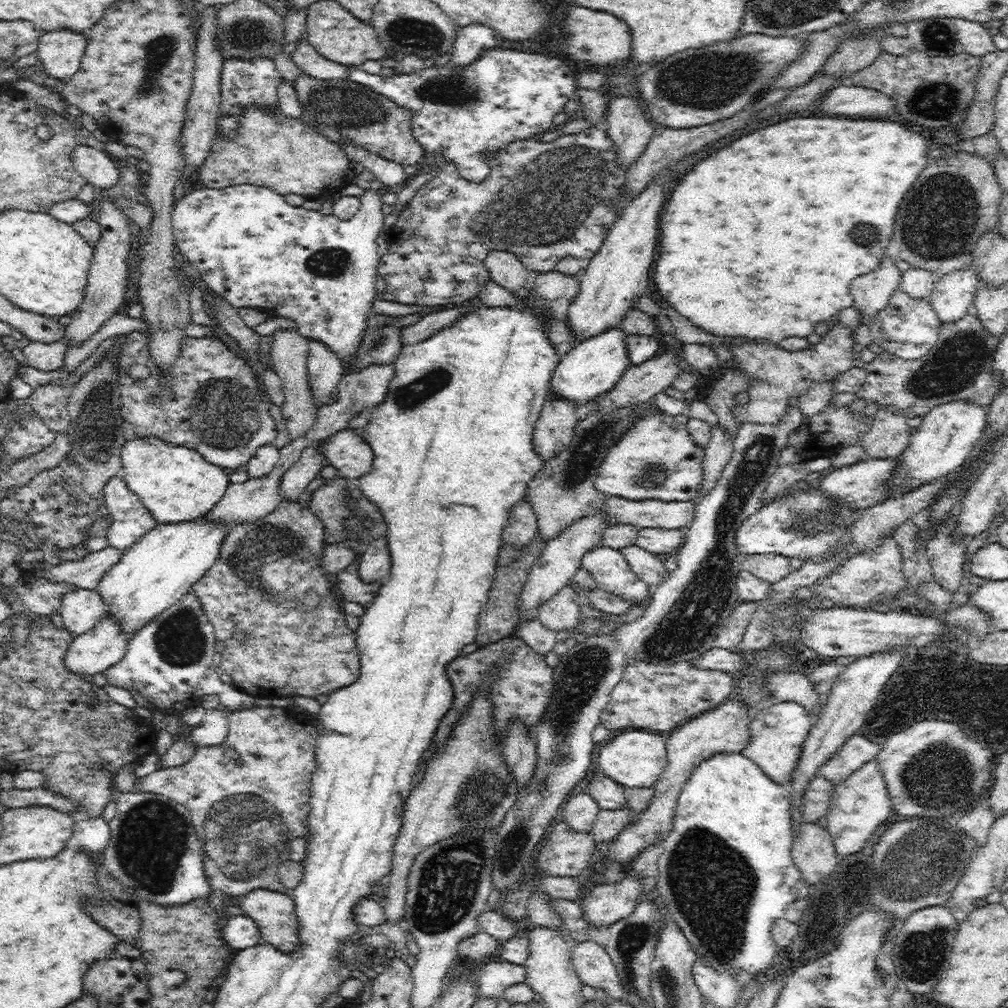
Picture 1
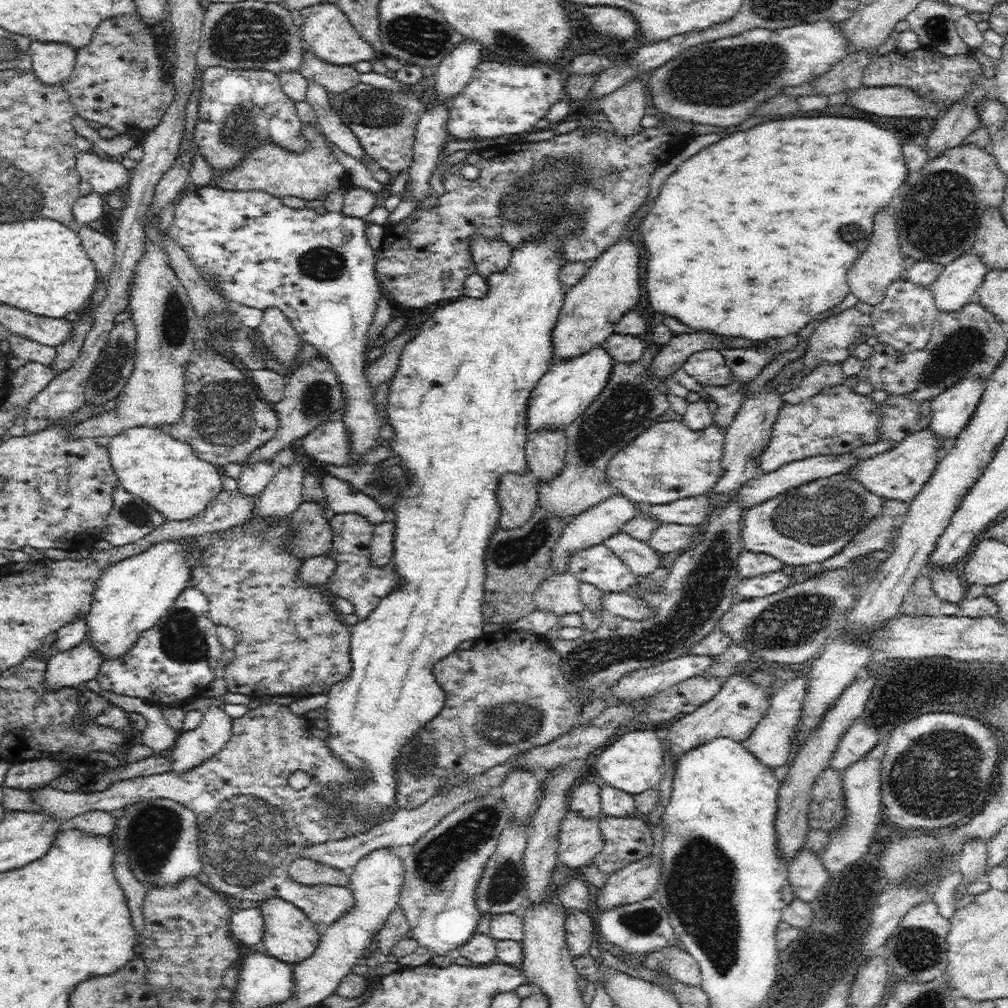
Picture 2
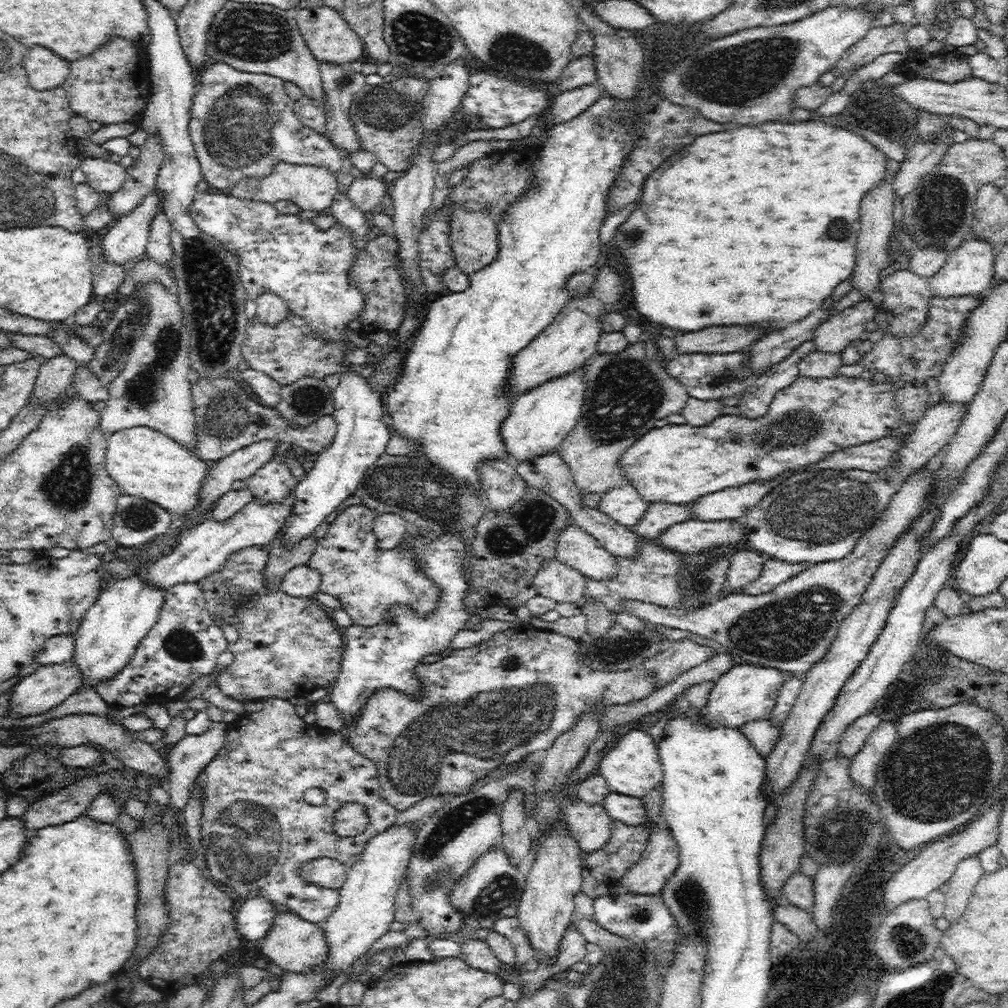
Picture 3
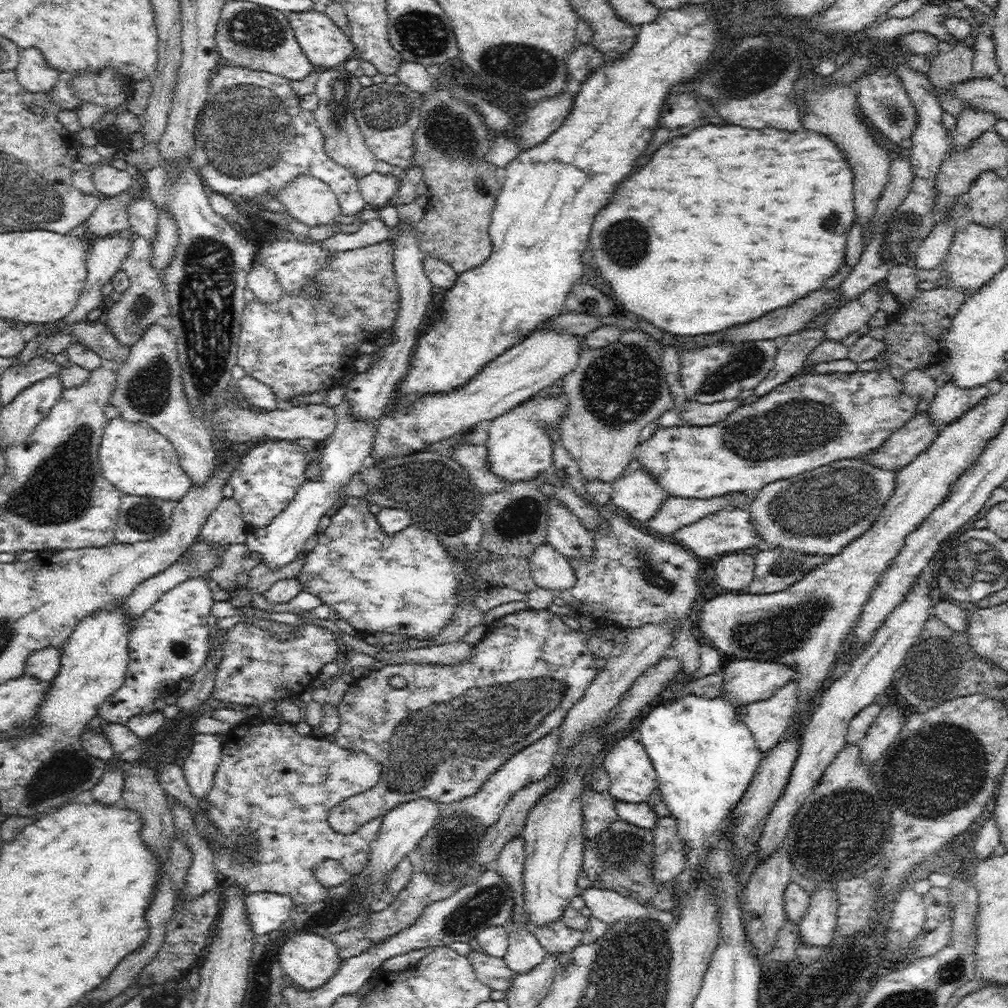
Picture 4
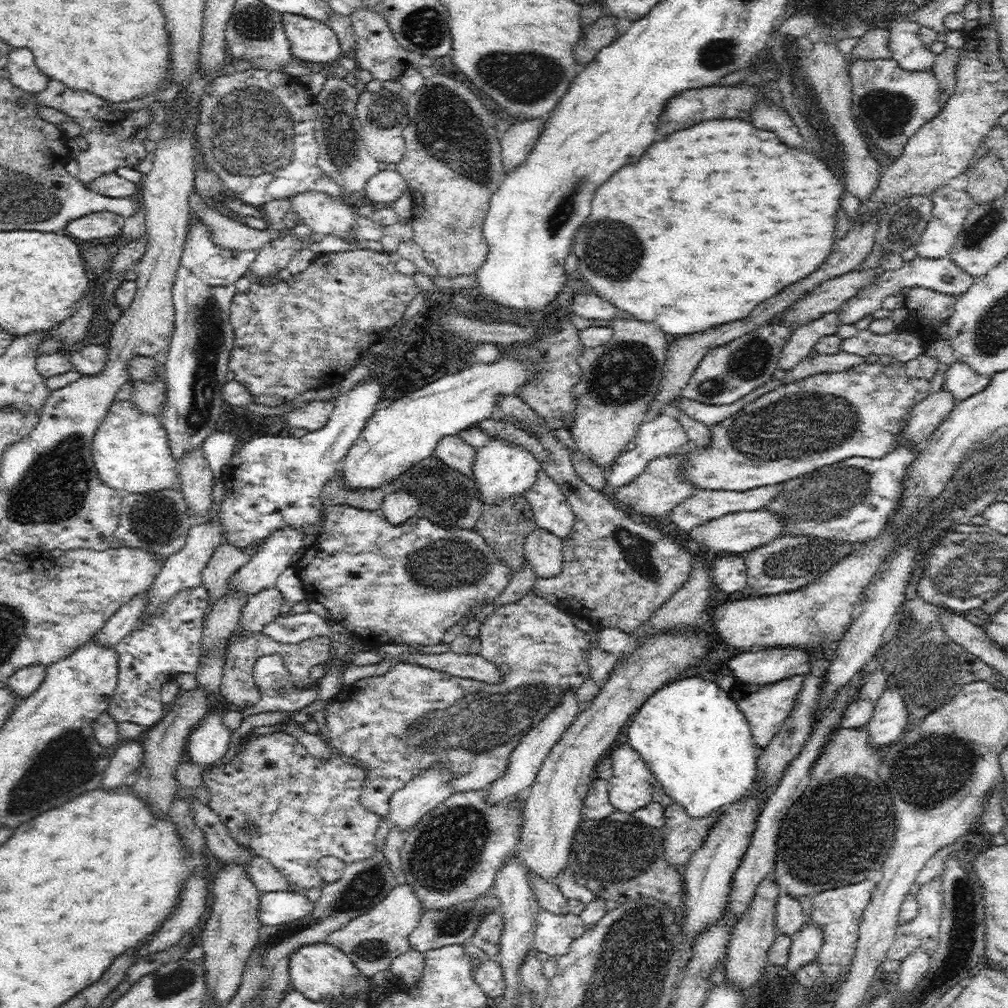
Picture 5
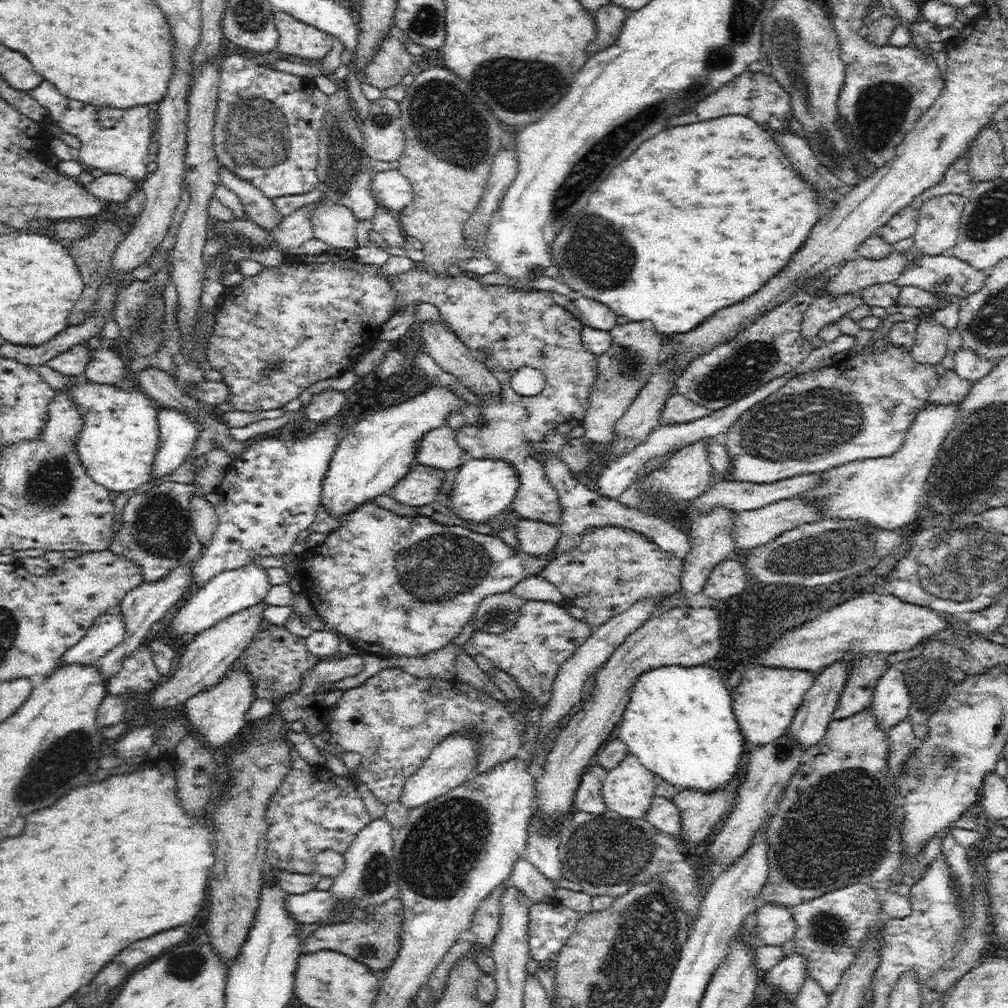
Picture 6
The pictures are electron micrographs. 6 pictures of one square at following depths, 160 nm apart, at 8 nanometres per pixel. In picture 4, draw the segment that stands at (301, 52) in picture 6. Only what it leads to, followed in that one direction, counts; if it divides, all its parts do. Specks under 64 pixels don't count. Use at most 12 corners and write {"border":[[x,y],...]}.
{"border":[[287,12],[317,69],[343,66],[356,51],[323,12]]}

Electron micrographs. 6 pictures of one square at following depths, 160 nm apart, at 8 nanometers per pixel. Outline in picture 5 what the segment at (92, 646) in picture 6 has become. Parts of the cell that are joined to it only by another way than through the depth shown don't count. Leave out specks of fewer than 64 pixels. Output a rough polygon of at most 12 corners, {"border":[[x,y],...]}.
{"border":[[145,591],[122,605],[92,639],[115,647],[136,628]]}

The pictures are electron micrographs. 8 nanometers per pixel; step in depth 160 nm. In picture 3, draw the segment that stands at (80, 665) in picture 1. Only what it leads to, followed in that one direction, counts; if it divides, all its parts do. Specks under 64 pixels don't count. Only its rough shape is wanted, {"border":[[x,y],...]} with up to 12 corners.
{"border":[[76,663],[40,665],[12,687],[12,718],[44,714],[82,685]]}

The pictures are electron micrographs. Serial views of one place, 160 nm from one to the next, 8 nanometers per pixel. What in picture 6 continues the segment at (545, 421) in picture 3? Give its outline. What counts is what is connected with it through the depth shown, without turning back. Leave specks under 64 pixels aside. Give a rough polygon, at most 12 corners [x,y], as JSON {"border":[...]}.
{"border":[[466,459],[447,506],[487,524],[510,509],[520,477],[504,460]]}

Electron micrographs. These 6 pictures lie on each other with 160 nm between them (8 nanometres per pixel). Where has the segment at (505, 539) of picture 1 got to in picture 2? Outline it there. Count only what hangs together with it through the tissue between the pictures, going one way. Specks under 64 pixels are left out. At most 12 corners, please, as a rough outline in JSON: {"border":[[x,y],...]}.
{"border":[[506,473],[499,526],[521,528],[539,502],[530,474]]}

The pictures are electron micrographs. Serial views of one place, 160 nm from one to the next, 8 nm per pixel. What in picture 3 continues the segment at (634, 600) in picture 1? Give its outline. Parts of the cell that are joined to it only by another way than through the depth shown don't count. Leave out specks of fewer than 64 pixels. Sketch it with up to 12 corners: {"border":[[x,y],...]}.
{"border":[[574,523],[554,557],[588,578],[616,576],[616,557]]}

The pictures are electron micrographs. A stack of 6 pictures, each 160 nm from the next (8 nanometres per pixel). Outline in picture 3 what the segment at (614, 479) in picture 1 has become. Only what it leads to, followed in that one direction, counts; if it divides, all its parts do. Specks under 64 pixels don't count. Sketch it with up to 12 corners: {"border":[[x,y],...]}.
{"border":[[808,378],[760,418],[653,428],[620,467],[689,504],[904,424],[888,381]]}

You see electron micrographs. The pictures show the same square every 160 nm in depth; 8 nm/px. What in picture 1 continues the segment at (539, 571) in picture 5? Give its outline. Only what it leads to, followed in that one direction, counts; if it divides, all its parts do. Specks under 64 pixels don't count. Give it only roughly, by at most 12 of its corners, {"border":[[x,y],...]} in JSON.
{"border":[[568,584],[538,608],[550,630],[570,631],[581,618],[578,588]]}

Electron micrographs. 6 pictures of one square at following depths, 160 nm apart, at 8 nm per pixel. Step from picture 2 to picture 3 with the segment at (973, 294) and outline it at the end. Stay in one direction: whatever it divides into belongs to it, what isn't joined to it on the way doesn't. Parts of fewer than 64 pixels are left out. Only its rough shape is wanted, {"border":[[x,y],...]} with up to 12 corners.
{"border":[[968,238],[929,277],[933,296],[979,296],[996,250]]}

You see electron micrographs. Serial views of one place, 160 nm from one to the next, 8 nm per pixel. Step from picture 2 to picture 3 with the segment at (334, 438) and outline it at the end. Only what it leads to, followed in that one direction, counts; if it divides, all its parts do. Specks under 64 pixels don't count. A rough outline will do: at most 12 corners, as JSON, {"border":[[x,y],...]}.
{"border":[[226,375],[191,391],[207,463],[260,441],[324,452],[332,415],[294,427]]}

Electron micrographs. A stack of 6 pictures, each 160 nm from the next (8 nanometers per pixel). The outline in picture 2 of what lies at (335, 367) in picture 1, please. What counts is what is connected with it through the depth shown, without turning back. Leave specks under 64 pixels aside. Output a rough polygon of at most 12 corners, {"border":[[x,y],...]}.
{"border":[[322,355],[290,374],[275,404],[277,432],[242,467],[270,463],[343,403]]}

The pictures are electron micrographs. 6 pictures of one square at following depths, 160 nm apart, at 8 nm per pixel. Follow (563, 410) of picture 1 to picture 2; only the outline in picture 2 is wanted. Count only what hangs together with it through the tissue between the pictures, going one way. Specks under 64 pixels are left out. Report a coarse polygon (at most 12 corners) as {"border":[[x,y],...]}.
{"border":[[540,430],[525,444],[537,484],[566,466],[565,430]]}

